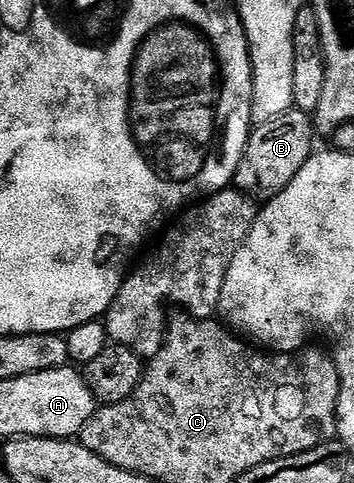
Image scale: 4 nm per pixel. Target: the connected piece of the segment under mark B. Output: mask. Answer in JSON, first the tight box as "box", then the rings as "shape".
{"box":[234,108,315,202],"shape":[[[296,108],[279,115],[277,119],[262,121],[252,129],[247,140],[246,150],[234,178],[236,187],[252,199],[261,202],[271,200],[287,188],[314,153],[313,134],[315,135],[315,127],[312,117]]]}

